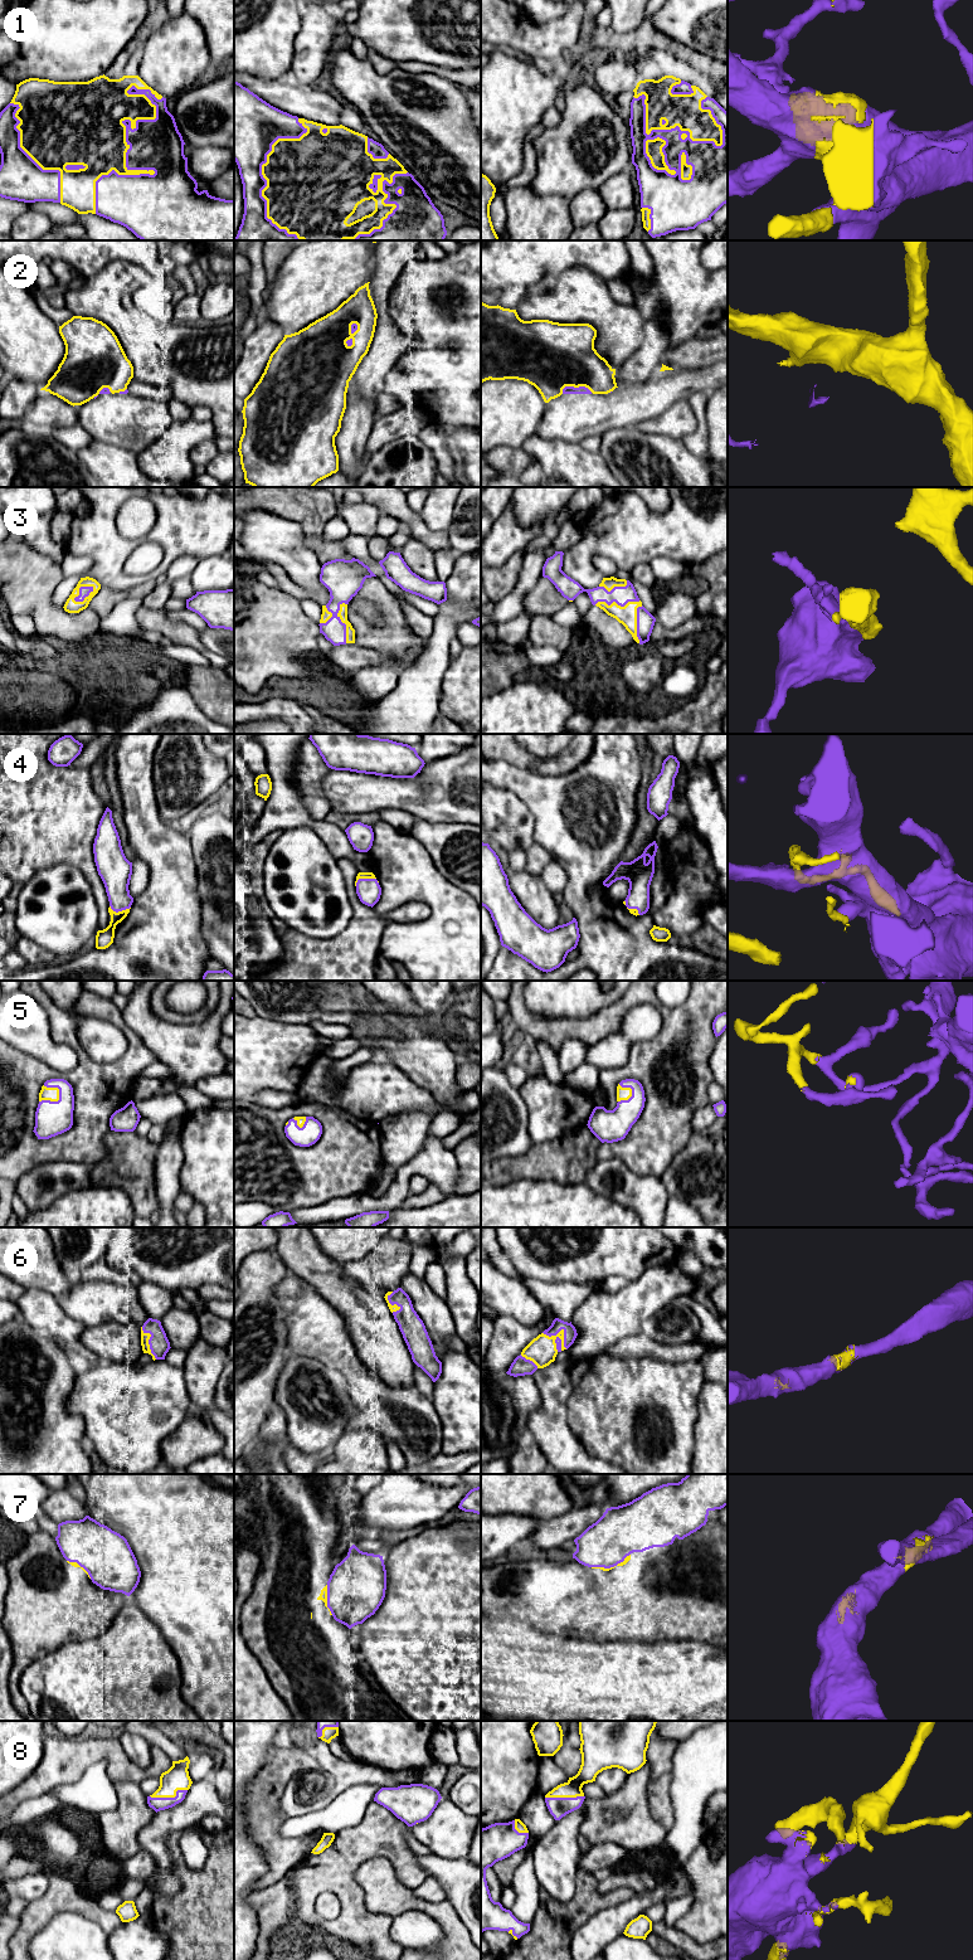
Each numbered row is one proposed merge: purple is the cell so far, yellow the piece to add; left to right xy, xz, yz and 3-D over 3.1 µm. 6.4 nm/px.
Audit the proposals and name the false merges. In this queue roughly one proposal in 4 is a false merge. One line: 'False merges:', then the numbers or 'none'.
False merges: 2, 4

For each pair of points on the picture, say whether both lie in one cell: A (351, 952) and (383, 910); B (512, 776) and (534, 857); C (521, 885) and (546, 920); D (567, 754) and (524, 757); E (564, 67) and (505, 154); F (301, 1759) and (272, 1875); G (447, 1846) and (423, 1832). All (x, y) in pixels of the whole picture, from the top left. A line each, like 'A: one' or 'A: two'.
A: two
B: two
C: one
D: one
E: two
F: one
G: one

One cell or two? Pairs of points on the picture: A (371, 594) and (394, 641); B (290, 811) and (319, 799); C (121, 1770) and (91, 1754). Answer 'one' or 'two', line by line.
A: one
B: two
C: one

